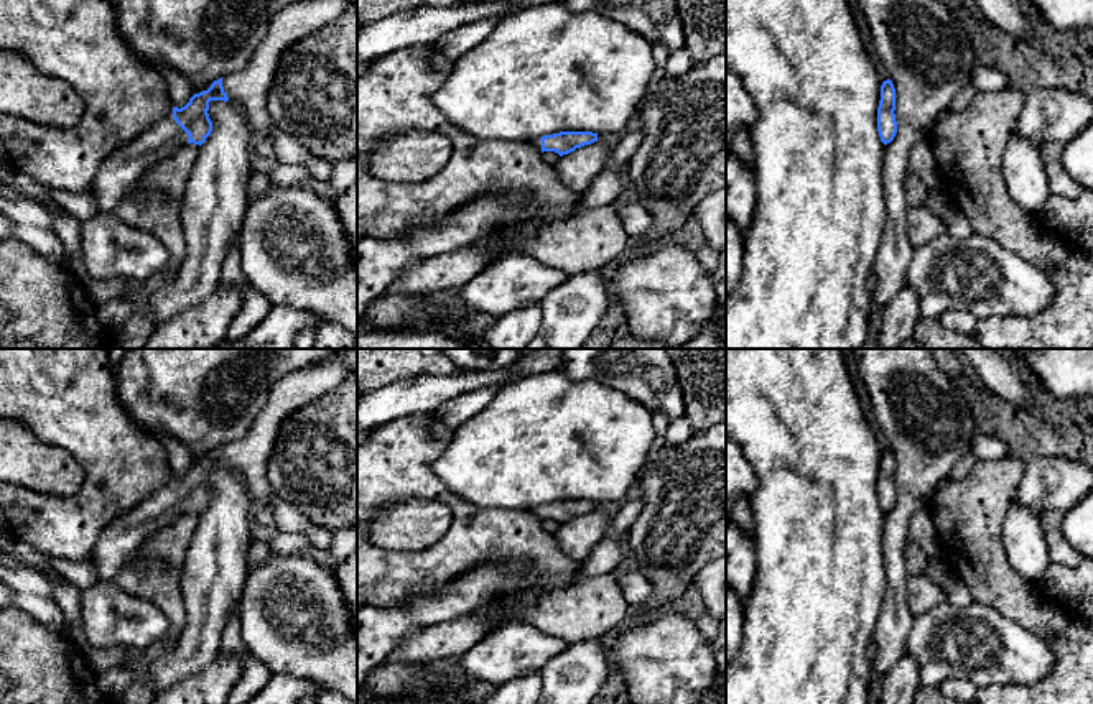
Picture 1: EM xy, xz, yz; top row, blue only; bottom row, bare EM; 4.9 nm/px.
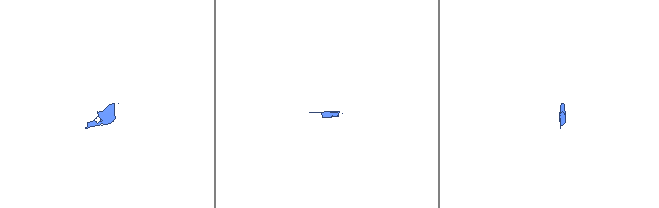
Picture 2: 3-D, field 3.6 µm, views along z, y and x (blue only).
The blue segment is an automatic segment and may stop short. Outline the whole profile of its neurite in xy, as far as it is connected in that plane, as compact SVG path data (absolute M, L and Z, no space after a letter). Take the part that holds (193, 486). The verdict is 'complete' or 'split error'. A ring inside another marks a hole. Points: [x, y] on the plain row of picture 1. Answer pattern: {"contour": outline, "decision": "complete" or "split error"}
{"contour": "M344 349L277 380L249 433L194 462L189 470L153 492L100 533L91 561L99 581L115 581L142 543L184 512L202 513L212 500L211 469L237 470L250 497L263 507L278 500L267 477L267 462L285 418L341 387L351 370L341 362Z", "decision": "split error"}

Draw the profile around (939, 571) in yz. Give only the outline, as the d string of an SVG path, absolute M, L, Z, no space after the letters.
M940 554L930 558L925 576L943 591L945 602L956 607L968 607L974 602L961 577Z

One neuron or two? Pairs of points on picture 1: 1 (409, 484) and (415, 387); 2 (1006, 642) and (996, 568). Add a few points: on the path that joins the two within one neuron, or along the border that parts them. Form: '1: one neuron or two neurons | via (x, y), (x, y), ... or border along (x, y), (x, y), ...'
1: two neurons | border along (432, 412), (409, 413), (389, 420), (377, 428)
2: two neurons | border along (975, 601), (993, 606), (1036, 635)

